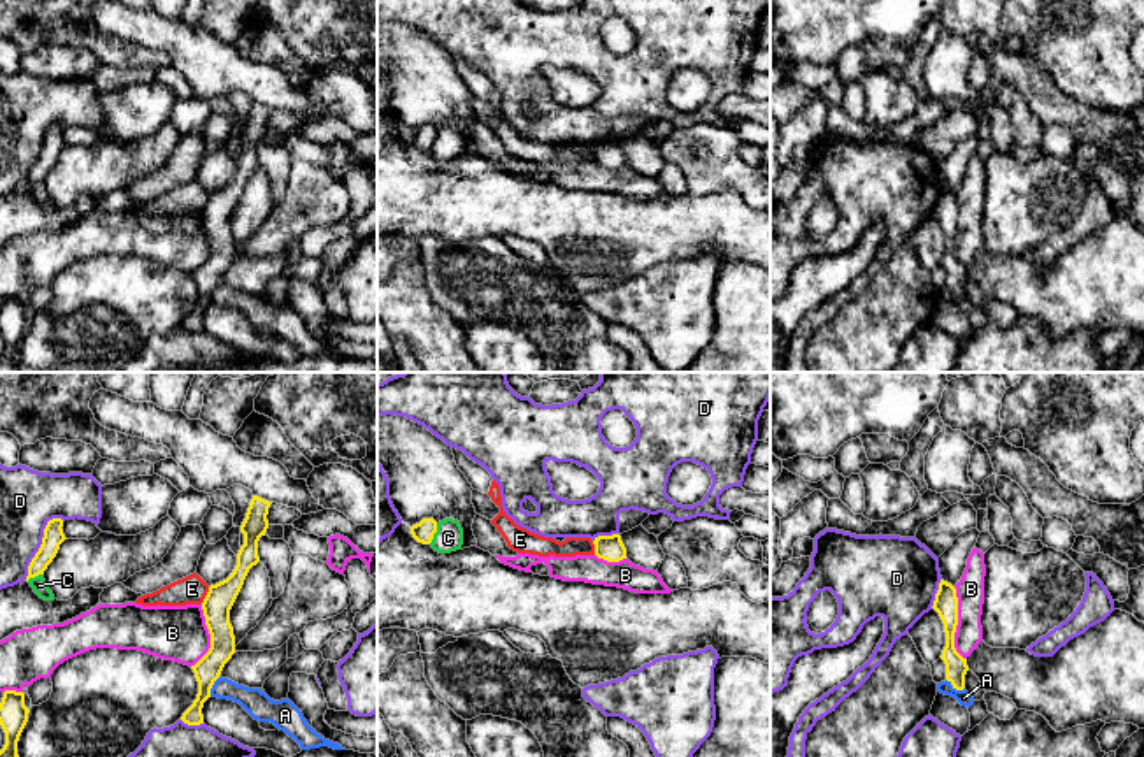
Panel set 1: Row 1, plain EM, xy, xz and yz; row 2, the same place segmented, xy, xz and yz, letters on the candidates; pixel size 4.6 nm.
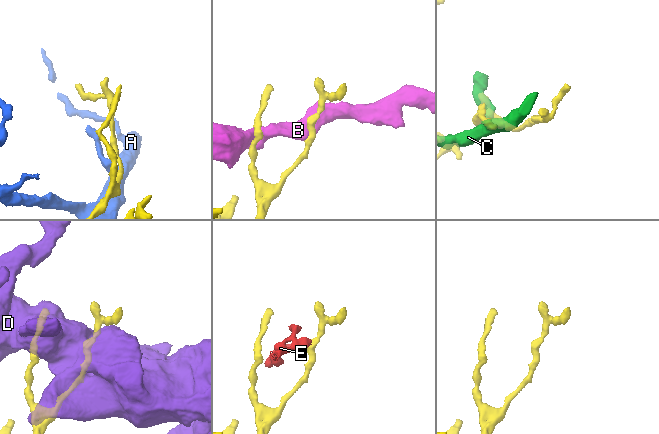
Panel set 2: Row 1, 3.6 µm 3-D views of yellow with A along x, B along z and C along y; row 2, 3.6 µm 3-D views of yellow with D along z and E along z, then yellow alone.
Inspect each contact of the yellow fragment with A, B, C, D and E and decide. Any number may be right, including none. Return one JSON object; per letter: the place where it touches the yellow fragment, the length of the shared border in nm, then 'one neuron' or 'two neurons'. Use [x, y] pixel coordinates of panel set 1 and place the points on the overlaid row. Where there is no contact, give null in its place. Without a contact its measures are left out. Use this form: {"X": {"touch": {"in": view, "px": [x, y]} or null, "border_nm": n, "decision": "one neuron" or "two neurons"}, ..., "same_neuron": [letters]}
{"A": {"touch": {"in": "yz", "px": [955, 687]}, "border_nm": 100, "decision": "two neurons"}, "B": {"touch": {"in": "yz", "px": [957, 624]}, "border_nm": 340, "decision": "two neurons"}, "C": {"touch": {"in": "xz", "px": [432, 534]}, "border_nm": 100, "decision": "two neurons"}, "D": {"touch": {"in": "xy", "px": [41, 545]}, "border_nm": 340, "decision": "two neurons"}, "E": {"touch": {"in": "xy", "px": [206, 596]}, "border_nm": 90, "decision": "two neurons"}, "same_neuron": []}

